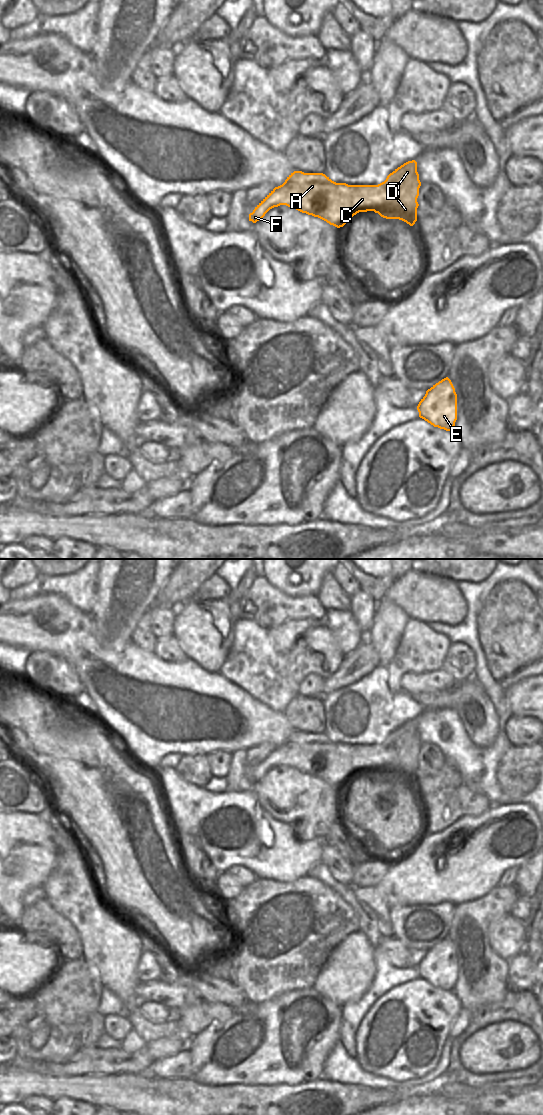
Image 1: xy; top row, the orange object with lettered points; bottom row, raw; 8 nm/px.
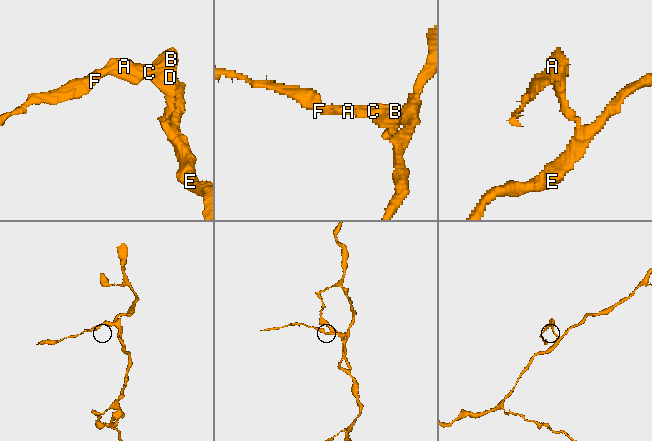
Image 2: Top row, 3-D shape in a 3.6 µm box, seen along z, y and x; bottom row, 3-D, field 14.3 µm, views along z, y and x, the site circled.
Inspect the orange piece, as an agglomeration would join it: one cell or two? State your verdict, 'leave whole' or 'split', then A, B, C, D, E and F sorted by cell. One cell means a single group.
split; A C F / B D E

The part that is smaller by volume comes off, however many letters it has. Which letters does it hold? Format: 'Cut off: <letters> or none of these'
Cut off: A, C, F

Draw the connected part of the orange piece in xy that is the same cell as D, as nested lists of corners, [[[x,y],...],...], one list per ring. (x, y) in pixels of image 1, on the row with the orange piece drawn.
[[[417,162],[404,163],[390,173],[384,182],[384,189],[393,189],[393,200],[376,206],[374,212],[383,218],[399,219],[413,226],[417,221],[417,198],[421,186]]]

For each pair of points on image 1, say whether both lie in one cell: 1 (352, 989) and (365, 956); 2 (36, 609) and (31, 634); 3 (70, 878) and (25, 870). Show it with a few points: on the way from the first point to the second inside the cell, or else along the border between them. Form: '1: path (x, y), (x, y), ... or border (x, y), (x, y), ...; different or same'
1: path (352, 981), (352, 969), (357, 964); same
2: path (36, 615), (36, 628); same
3: border (56, 851), (56, 865), (42, 884); different

